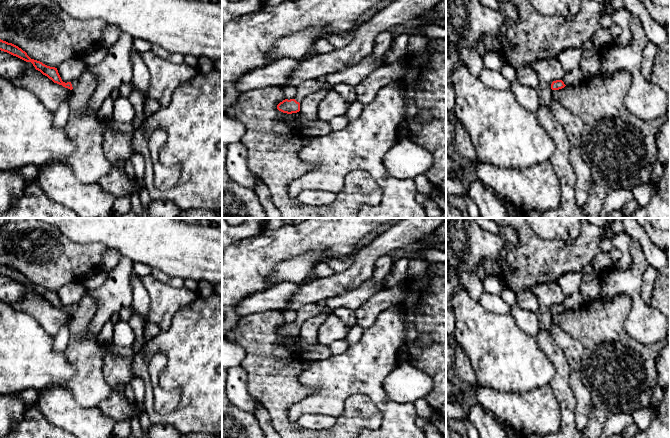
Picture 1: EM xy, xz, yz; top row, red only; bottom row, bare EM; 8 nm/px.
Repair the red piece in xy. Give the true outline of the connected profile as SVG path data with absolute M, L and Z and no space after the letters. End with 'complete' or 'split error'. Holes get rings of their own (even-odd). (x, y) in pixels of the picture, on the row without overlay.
M0 263L0 274L7 276L13 280L16 280L26 286L31 286L36 294L40 295L43 299L47 300L54 307L62 309L65 312L74 314L79 308L78 303L75 303L72 306L67 306L67 307L63 306L58 297L57 292L47 290L40 285L31 283L25 275L23 275L21 272L12 267L8 267Z; split error

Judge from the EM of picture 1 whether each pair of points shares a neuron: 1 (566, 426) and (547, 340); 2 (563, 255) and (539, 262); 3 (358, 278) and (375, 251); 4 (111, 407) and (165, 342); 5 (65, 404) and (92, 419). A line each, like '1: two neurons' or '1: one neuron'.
1: one neuron
2: one neuron
3: one neuron
4: two neurons
5: one neuron

